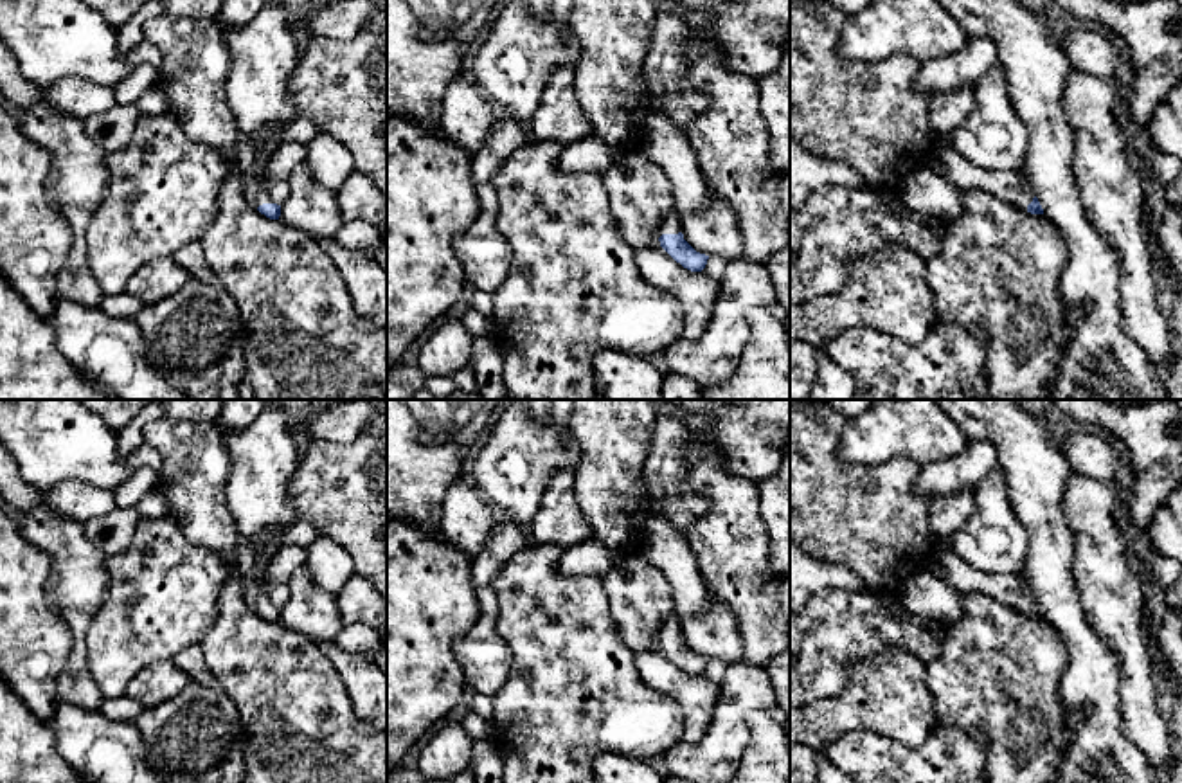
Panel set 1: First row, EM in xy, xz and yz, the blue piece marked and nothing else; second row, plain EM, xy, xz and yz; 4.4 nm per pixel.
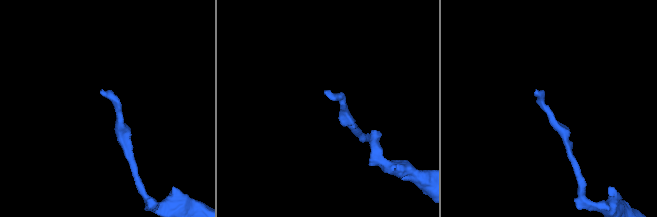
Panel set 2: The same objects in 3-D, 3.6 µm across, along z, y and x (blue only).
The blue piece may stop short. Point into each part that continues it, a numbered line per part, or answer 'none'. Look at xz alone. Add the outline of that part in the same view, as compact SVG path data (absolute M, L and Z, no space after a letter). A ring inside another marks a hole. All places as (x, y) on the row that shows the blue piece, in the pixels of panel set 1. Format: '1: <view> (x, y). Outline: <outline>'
1: xz (671, 222). Outline: M671 211L664 218L664 221L662 221L662 225L660 225L658 232L657 232L657 238L660 238L662 234L678 234L678 232L682 232L680 218L678 218L676 211Z

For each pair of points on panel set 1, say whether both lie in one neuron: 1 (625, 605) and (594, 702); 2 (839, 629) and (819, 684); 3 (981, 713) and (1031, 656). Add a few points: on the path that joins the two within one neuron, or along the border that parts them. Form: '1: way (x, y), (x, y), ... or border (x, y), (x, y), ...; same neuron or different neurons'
1: border (603, 591), (616, 630), (634, 654); different neurons
2: way (824, 643), (821, 670); same neuron
3: way (995, 699), (1017, 670); same neuron

